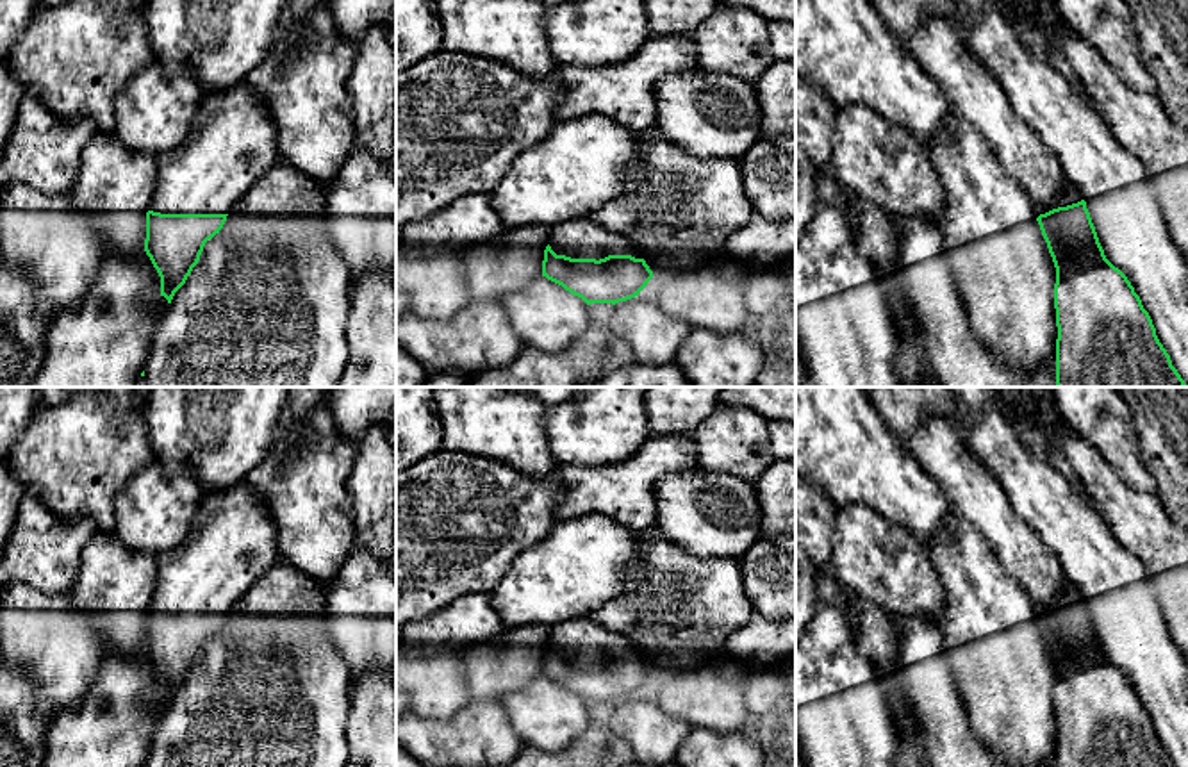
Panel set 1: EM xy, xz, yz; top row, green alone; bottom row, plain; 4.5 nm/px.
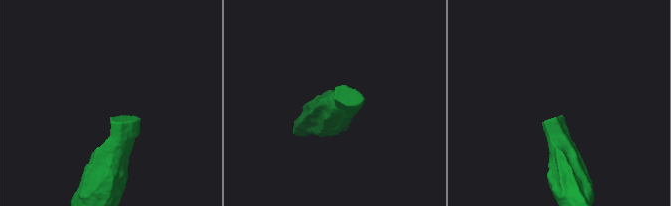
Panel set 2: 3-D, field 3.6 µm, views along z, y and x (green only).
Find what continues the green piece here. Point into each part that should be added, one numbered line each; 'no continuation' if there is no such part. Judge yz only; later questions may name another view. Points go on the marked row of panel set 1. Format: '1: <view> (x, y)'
1: yz (1069, 195)

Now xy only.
1: xy (232, 143)

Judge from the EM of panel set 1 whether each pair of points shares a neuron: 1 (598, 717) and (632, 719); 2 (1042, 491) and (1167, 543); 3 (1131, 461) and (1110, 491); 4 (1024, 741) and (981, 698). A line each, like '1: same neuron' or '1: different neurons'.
1: different neurons
2: different neurons
3: different neurons
4: same neuron

